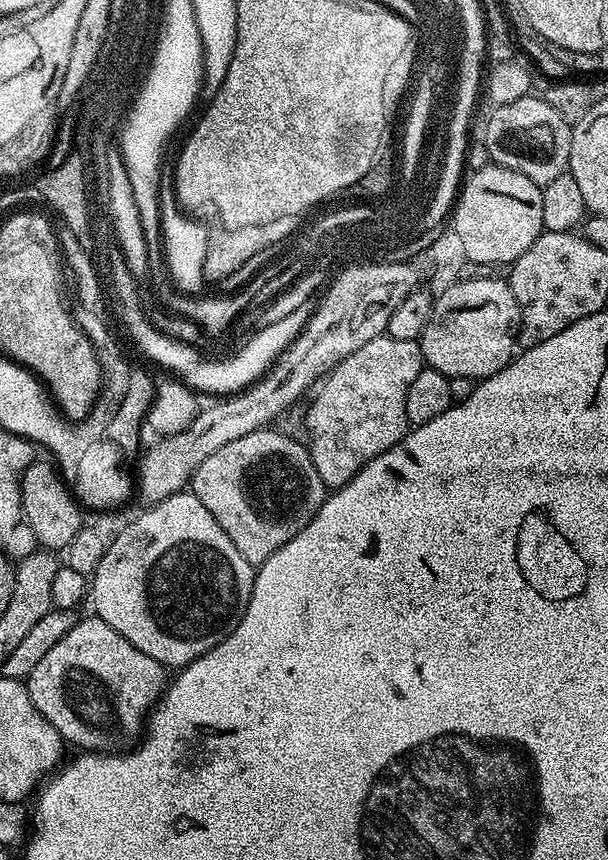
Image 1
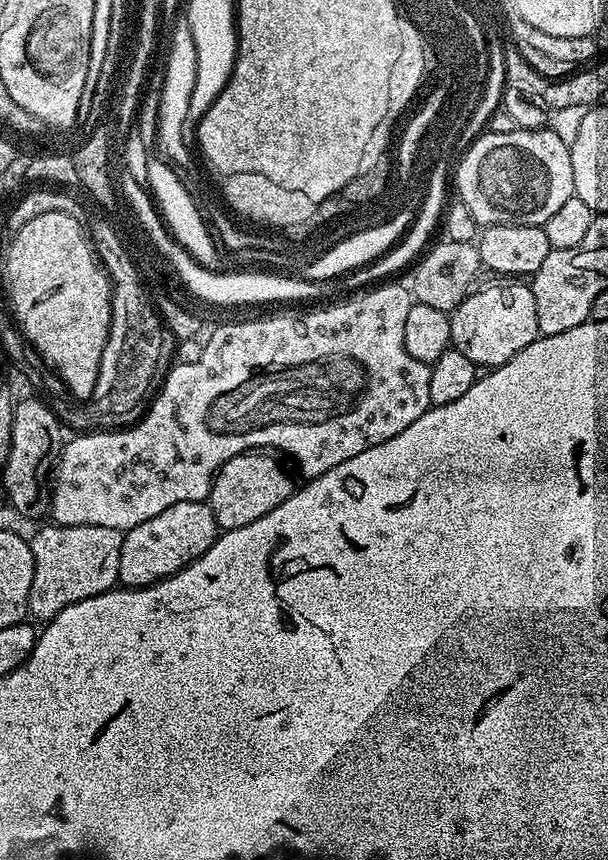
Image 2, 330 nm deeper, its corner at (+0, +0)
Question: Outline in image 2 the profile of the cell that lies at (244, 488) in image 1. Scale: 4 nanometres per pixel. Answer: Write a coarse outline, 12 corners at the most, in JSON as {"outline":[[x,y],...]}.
{"outline":[[250,448],[217,470],[217,529],[250,526],[295,492],[293,465]]}

